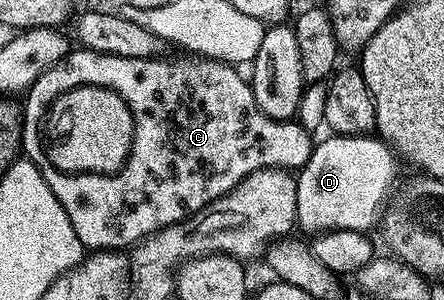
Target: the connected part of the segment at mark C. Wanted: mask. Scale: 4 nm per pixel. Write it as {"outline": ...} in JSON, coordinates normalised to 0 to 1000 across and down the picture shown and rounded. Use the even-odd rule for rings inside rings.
{"outline":[[[191,157],[160,160],[158,180],[90,247],[56,300],[50,350],[50,510],[99,583],[99,610],[117,623],[117,650],[135,663],[135,690],[162,743],[162,770],[180,810],[203,837],[275,837],[309,817],[333,783],[381,750],[396,750],[453,713],[466,690],[502,667],[568,570],[619,557],[678,567],[694,543],[712,470],[703,443],[669,400],[615,403],[586,370],[561,267],[536,247],[538,233],[484,197],[437,203],[374,203],[288,197],[270,183],[243,183]],[[214,283],[261,310],[300,367],[302,450],[293,503],[273,563],[257,577],[151,577],[122,560],[99,480],[99,407],[115,350],[131,323],[180,293]]]}

